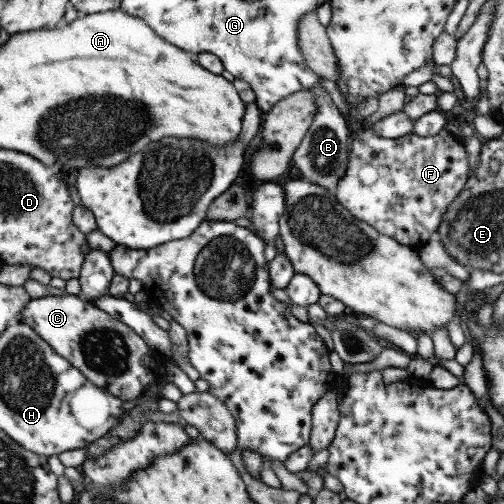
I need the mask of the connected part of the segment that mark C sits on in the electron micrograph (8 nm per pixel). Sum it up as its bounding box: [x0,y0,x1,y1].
[17,295,156,402]

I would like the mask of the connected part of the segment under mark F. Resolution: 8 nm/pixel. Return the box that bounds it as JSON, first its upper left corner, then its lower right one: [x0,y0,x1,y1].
[335,127,468,247]

